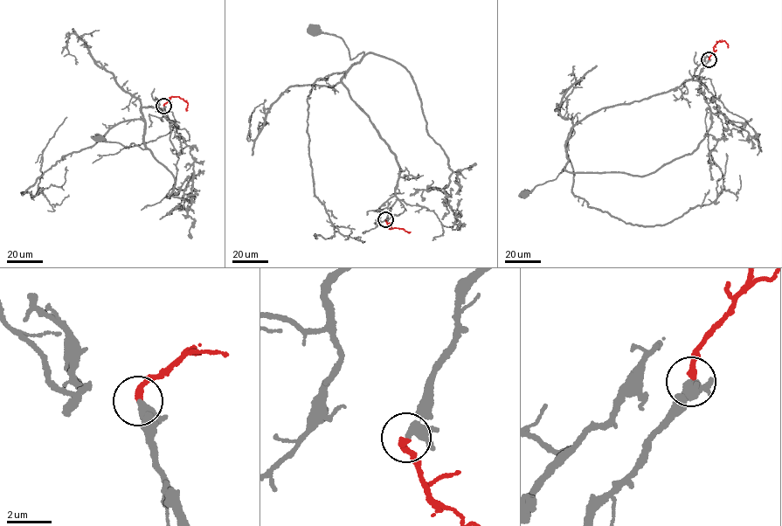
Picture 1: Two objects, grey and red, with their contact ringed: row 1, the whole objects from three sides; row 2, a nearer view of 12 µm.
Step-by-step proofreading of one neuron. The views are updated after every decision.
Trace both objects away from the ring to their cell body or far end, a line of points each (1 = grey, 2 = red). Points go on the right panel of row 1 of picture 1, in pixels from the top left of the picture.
1: (709, 59), (697, 79), (587, 115), (569, 134), (565, 145), (568, 162), (564, 169), (556, 179), (524, 192)
2: (709, 59), (717, 41), (724, 40), (728, 47)

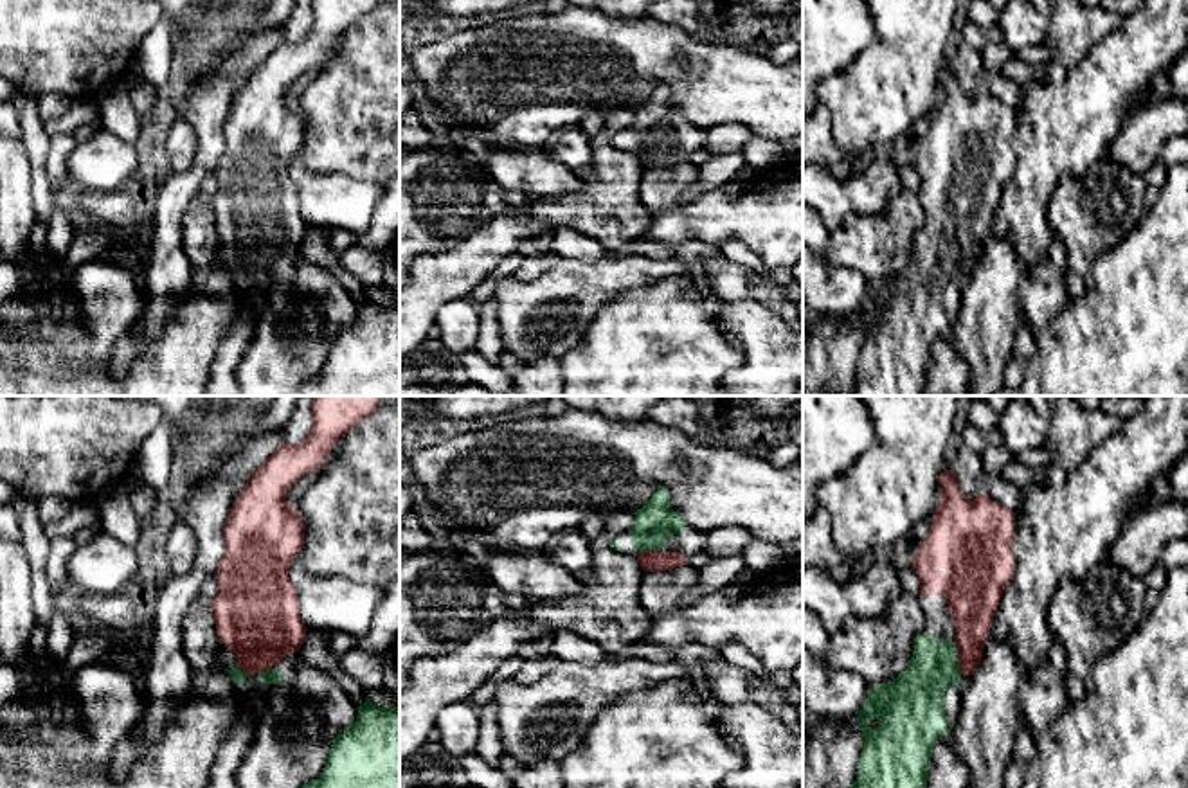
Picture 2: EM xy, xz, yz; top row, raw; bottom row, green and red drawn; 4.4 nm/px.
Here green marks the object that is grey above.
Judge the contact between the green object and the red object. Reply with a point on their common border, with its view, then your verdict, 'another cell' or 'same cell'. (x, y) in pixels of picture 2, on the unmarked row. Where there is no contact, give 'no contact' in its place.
xz (650, 146) | same cell

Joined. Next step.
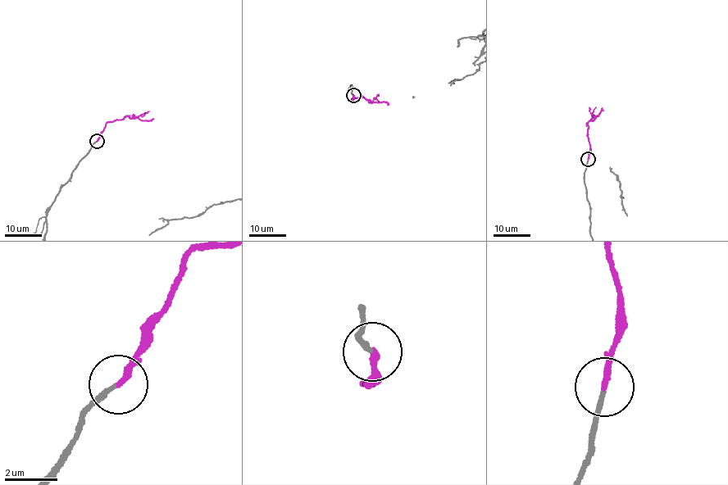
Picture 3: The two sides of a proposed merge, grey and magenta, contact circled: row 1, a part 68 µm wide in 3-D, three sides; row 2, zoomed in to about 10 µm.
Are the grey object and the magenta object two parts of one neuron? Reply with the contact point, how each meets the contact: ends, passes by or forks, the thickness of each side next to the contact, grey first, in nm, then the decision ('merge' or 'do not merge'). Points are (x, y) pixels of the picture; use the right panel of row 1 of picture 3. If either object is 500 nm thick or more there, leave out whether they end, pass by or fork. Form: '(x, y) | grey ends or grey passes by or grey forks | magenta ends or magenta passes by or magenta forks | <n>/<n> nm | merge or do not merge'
(588, 159) | grey ends | magenta ends | 170/240 nm | merge

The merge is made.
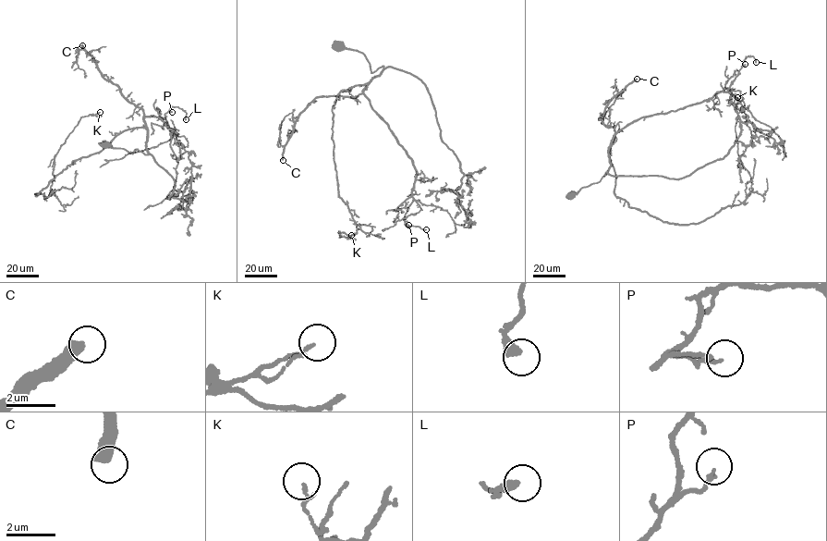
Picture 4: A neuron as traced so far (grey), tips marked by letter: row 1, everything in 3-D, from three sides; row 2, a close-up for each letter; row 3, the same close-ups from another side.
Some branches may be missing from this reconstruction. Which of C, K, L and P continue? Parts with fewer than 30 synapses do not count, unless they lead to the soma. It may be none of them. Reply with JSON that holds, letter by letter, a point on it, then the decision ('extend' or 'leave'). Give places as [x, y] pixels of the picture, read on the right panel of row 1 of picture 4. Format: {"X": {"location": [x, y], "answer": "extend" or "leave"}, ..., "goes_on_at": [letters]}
{"C": {"location": [637, 79], "answer": "extend"}, "K": {"location": [737, 97], "answer": "leave"}, "L": {"location": [756, 62], "answer": "leave"}, "P": {"location": [745, 64], "answer": "leave"}, "goes_on_at": ["C"]}

